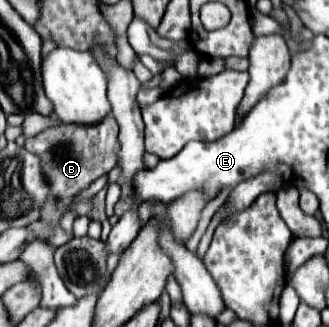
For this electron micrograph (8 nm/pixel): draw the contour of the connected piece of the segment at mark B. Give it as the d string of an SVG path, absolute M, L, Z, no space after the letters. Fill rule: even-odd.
M106 117L100 125L68 125L68 123L60 123L58 127L50 127L44 129L42 133L38 133L36 137L28 137L26 139L26 149L36 153L42 159L42 169L44 175L48 177L50 183L50 197L48 197L48 205L44 205L44 213L42 213L42 221L50 223L54 227L52 237L48 239L54 247L64 245L72 239L72 235L64 233L58 225L60 217L62 217L62 207L70 205L76 195L86 189L94 179L106 175L110 169L116 167L118 163L118 129L116 129L116 119L114 117Z

